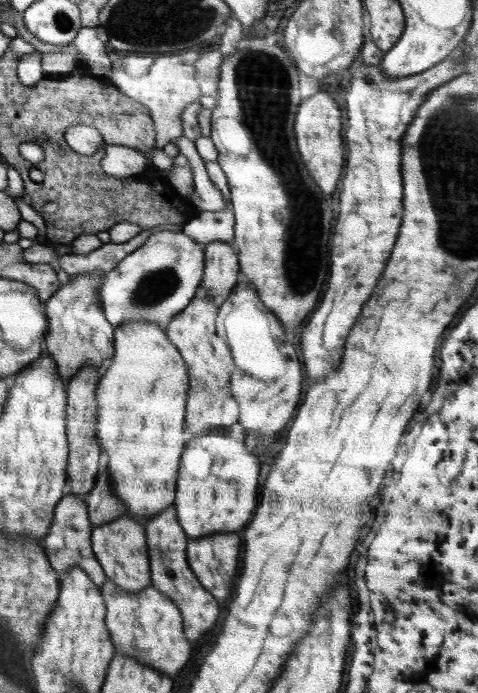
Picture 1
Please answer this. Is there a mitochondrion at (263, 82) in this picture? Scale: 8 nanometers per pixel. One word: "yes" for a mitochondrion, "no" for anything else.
yes

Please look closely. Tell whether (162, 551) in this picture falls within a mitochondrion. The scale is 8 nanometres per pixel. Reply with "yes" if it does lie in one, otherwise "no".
yes

